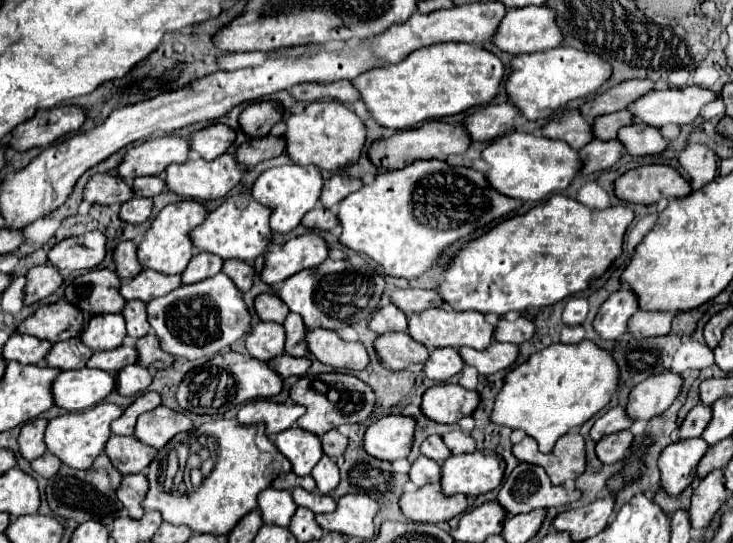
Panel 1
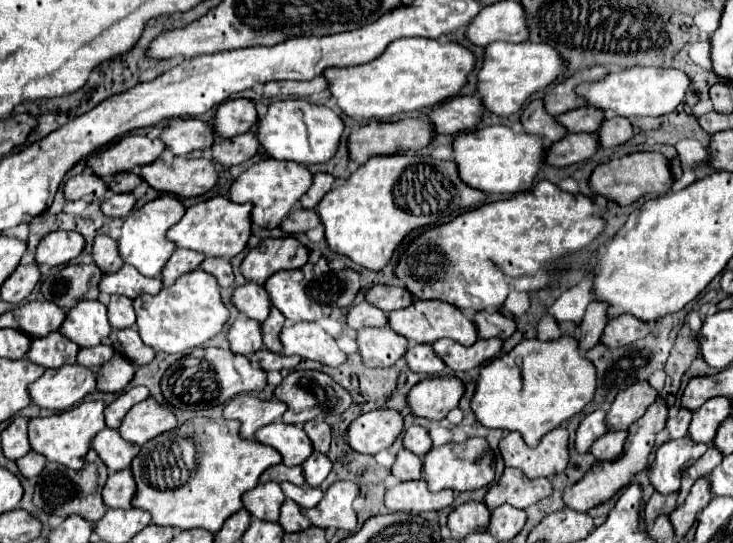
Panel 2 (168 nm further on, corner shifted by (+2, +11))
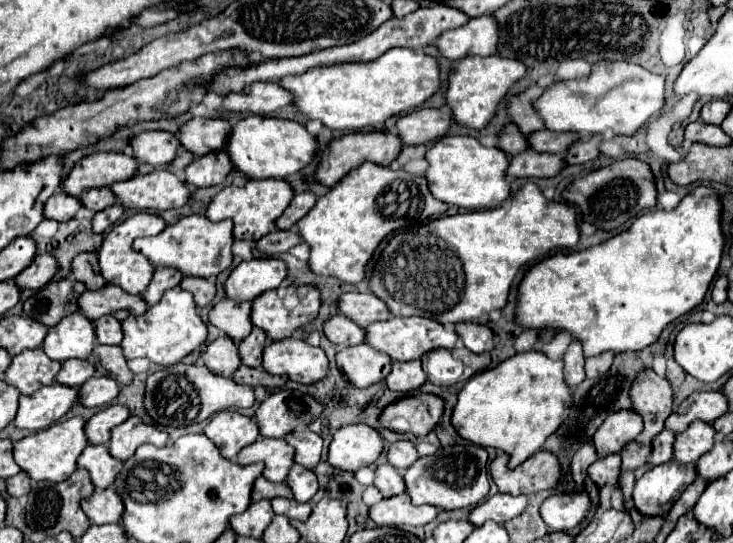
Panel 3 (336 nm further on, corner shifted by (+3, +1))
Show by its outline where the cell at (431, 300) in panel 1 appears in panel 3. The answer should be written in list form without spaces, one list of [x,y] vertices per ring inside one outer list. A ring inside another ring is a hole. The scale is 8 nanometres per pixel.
[[[344,292],[344,294],[340,294],[338,310],[342,310],[342,314],[346,318],[350,318],[352,322],[356,322],[360,328],[366,328],[378,320],[388,320],[392,316],[390,310],[384,306],[384,302],[380,302],[380,298],[376,298],[370,292],[366,292],[366,294]]]

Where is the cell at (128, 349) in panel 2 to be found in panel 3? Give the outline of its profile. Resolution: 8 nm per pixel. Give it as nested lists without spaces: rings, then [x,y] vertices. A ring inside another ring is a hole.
[[[96,346],[92,350],[92,356],[96,356],[102,364],[102,368],[118,382],[118,384],[130,384],[132,382],[132,372],[126,364],[126,358],[122,356],[120,346]]]

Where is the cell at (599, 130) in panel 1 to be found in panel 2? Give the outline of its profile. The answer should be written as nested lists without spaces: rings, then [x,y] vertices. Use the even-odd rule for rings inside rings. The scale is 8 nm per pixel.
[[[577,108],[571,112],[565,112],[561,116],[557,116],[557,120],[569,130],[569,132],[587,132],[593,134],[597,132],[597,128],[601,128],[601,120],[605,120],[605,112],[601,112],[599,108]]]

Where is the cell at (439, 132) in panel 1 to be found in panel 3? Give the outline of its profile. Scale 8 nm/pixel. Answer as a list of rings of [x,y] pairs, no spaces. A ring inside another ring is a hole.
[[[352,132],[352,134],[344,134],[340,138],[334,138],[328,144],[328,148],[324,148],[324,152],[320,156],[320,164],[314,172],[314,178],[322,186],[332,188],[352,168],[358,168],[362,162],[374,162],[374,164],[380,164],[380,166],[388,166],[392,160],[396,160],[396,156],[400,154],[400,148],[402,148],[402,142],[396,134],[388,134],[388,132]]]

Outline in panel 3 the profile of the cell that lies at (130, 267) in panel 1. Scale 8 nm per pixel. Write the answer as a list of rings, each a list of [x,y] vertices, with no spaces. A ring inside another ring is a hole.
[[[82,252],[72,260],[72,276],[80,282],[86,284],[88,290],[98,290],[102,288],[106,282],[100,276],[98,270],[98,256],[96,252]]]

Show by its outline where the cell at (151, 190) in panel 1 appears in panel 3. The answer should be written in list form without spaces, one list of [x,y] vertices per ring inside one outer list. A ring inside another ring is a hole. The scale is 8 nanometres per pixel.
[[[92,188],[92,190],[84,190],[84,194],[80,194],[78,200],[84,208],[100,212],[114,204],[114,194],[108,188]]]

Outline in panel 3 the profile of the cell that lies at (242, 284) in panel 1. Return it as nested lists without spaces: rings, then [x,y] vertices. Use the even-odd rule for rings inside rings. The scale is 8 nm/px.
[[[182,278],[180,282],[182,290],[188,290],[194,296],[194,302],[198,308],[204,308],[212,302],[212,298],[216,296],[216,286],[204,278]]]

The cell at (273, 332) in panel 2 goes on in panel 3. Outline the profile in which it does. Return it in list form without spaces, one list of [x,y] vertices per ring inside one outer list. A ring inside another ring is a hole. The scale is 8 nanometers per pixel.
[[[254,328],[254,330],[238,344],[238,352],[240,352],[242,364],[244,364],[244,366],[250,366],[250,368],[260,368],[264,346],[266,346],[266,334],[264,334],[260,328]]]

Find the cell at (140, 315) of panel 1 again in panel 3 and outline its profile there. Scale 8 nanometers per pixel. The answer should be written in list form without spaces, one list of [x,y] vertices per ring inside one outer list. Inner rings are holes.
[[[104,316],[94,322],[96,326],[96,340],[98,344],[110,344],[118,346],[122,342],[122,324],[116,318]]]

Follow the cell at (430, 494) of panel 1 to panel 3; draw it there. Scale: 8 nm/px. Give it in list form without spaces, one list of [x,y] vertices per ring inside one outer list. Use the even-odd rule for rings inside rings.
[[[408,494],[384,498],[370,506],[368,518],[376,526],[424,526],[436,518],[438,510],[434,506],[414,506]]]

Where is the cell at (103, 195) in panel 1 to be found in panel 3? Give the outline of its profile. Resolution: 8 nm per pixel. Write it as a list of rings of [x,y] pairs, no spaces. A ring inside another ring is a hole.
[[[54,192],[44,206],[44,216],[50,218],[50,220],[64,222],[64,220],[70,220],[78,210],[80,210],[78,198],[68,196],[64,192]]]

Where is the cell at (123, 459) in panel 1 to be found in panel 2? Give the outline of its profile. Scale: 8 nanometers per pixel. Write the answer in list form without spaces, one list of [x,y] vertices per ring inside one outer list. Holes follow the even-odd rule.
[[[111,428],[101,430],[93,438],[91,446],[97,450],[97,454],[101,456],[101,460],[107,464],[111,472],[127,468],[133,456],[137,456],[137,452],[141,450],[137,444],[129,444],[117,430],[111,430]]]

